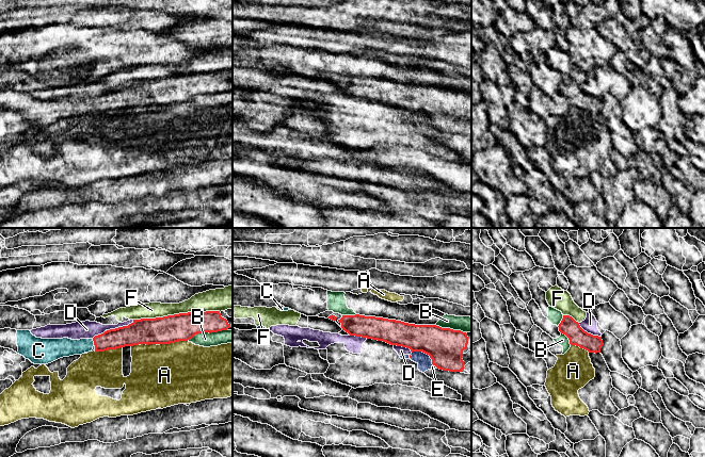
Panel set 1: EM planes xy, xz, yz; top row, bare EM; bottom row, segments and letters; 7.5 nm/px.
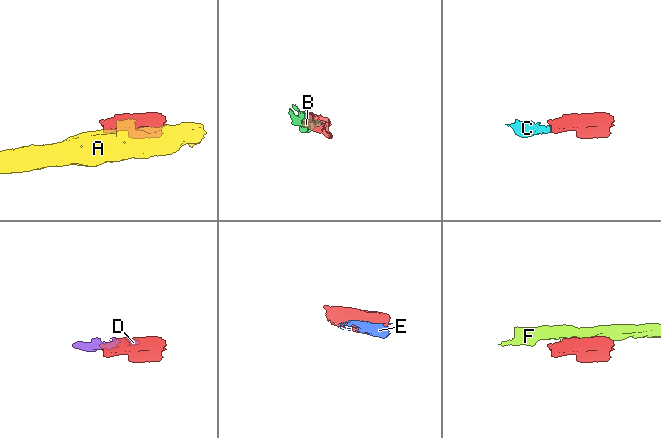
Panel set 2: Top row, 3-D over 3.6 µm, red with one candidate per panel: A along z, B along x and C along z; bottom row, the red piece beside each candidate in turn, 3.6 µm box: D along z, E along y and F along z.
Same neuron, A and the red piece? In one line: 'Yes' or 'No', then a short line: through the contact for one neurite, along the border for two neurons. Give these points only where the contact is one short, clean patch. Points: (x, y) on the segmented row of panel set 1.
No

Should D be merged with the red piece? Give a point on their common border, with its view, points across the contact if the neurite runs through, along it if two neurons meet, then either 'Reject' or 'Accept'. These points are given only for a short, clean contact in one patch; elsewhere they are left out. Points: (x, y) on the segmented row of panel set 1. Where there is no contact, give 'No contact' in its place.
Touches red at xy (119, 327). Reject

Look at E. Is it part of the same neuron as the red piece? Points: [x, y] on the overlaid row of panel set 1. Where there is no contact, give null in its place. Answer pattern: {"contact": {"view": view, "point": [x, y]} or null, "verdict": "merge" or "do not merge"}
{"contact": {"view": "xz", "point": [427, 354]}, "verdict": "do not merge"}

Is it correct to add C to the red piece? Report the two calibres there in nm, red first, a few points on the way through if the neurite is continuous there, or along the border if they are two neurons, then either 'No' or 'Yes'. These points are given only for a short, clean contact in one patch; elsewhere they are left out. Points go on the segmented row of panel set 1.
Thickness 160 nm (red) against 140 nm. Path across: xy (126, 336), (94, 342), (81, 346), (62, 347). Yes

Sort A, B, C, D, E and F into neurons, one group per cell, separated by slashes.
A / B / C / D E / F

